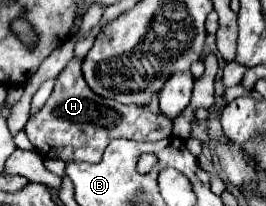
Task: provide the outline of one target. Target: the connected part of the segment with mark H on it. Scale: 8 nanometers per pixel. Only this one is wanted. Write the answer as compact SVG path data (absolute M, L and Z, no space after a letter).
M72 59L68 67L56 77L56 85L52 95L48 97L42 111L32 117L24 131L30 139L30 143L46 157L46 159L62 159L66 163L70 161L86 161L86 163L98 163L102 159L104 147L116 139L136 139L136 141L158 141L172 135L170 119L160 113L150 113L142 107L122 105L112 99L102 99L96 95L88 83L84 81L84 75L80 71L80 59Z

